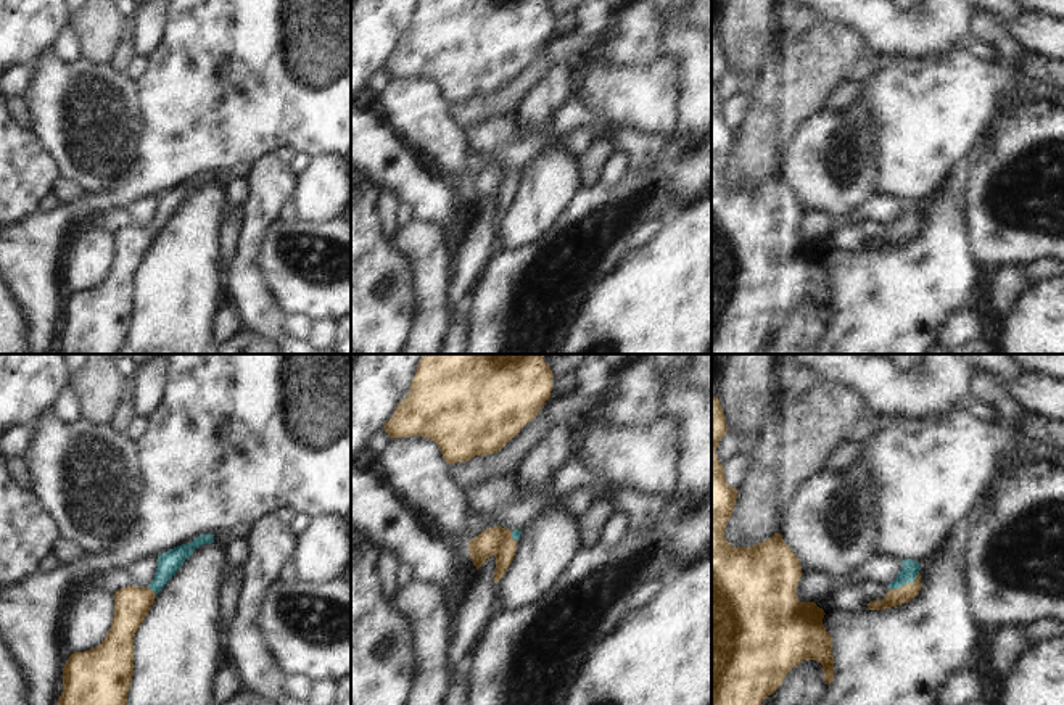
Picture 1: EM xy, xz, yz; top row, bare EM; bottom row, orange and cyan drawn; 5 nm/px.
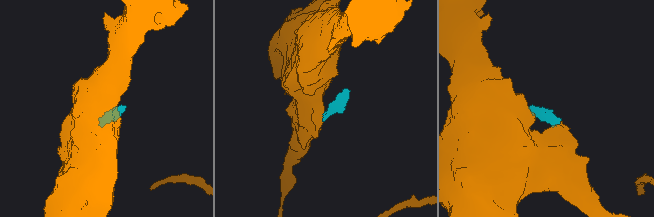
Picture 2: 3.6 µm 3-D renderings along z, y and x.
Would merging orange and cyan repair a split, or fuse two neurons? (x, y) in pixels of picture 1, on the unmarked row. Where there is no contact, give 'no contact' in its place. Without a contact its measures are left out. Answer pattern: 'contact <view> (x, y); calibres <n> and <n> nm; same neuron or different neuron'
contact yz (905, 224); calibres 90 and 90 nm; same neuron

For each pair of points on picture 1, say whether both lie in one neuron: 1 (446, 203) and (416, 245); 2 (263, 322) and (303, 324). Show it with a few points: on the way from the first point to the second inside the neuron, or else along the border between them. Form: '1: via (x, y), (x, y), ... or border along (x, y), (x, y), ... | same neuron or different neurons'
1: border along (412, 218), (422, 222), (437, 222), (443, 227) | different neurons
2: border along (284, 316), (285, 333) | different neurons

